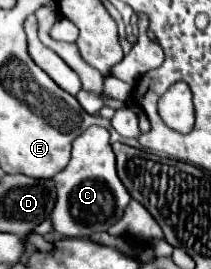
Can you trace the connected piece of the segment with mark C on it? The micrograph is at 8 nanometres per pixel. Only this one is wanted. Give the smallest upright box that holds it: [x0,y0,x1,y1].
[51,125,131,237]

